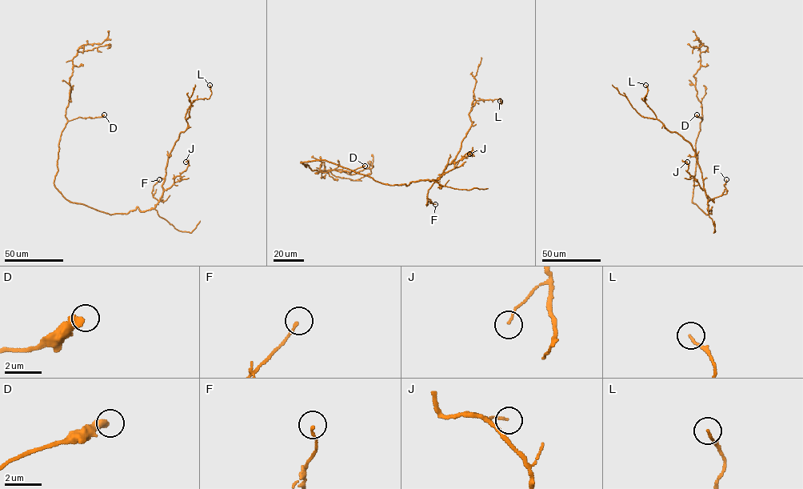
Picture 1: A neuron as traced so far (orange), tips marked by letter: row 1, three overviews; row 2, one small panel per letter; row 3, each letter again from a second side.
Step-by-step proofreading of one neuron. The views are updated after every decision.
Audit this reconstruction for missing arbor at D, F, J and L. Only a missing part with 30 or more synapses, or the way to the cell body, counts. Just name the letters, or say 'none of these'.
none of these

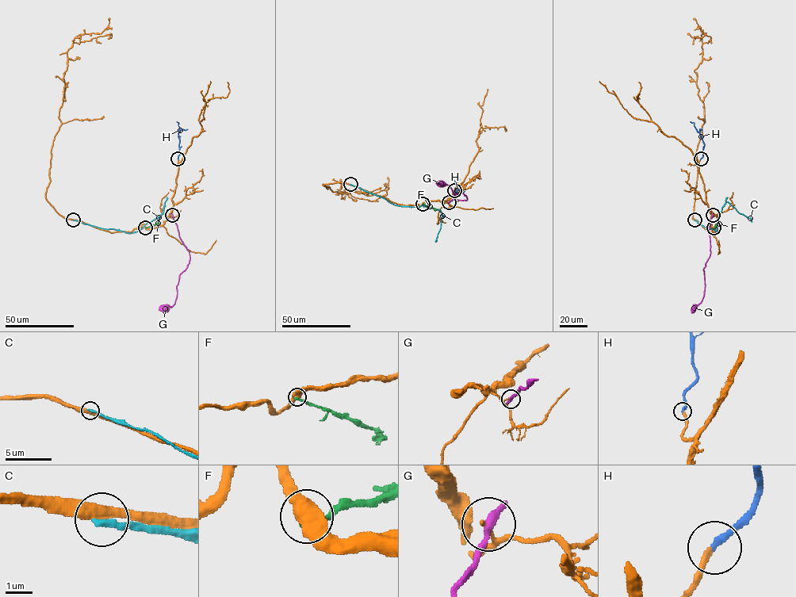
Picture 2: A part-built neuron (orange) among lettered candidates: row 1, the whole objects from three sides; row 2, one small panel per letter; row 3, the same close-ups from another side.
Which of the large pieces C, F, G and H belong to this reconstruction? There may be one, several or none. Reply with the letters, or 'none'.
H

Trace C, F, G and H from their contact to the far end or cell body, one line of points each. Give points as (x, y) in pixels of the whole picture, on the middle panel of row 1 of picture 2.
C: (350, 185), (395, 204), (422, 205), (439, 209), (442, 217), (435, 242)
F: (422, 204), (436, 209)
G: (449, 202), (453, 199), (466, 200), (467, 197), (463, 193), (453, 195), (448, 185), (435, 182)
H: (454, 190), (456, 194), (453, 179)

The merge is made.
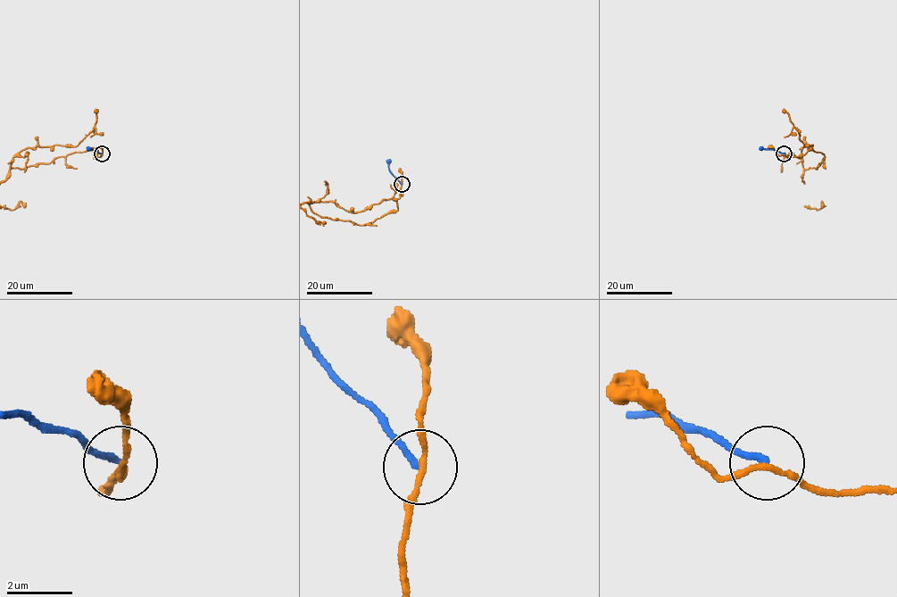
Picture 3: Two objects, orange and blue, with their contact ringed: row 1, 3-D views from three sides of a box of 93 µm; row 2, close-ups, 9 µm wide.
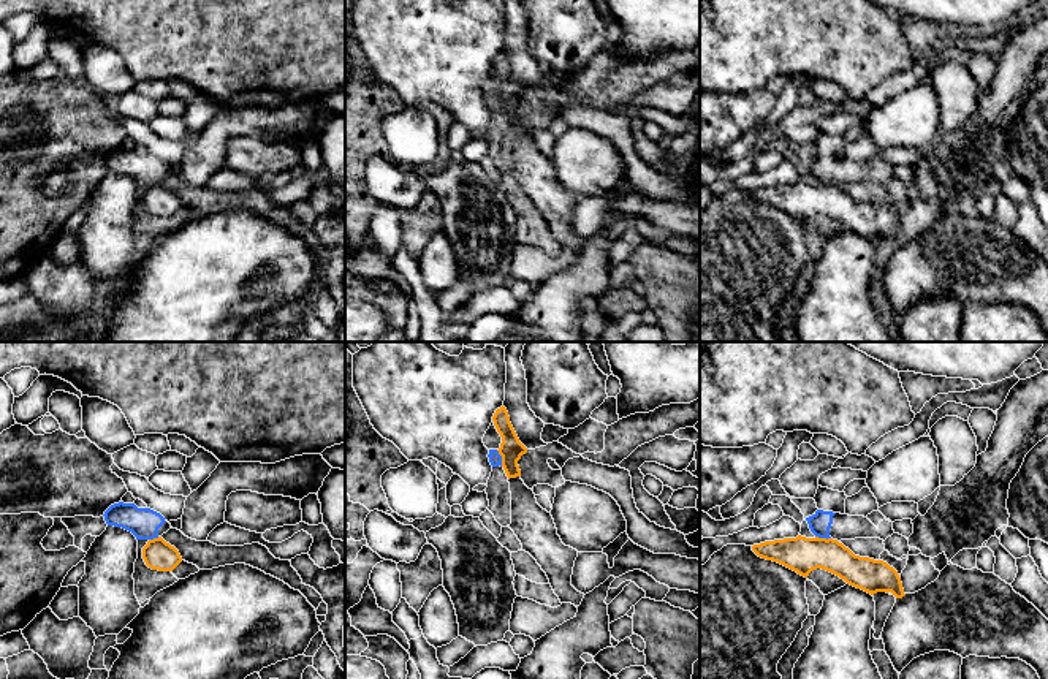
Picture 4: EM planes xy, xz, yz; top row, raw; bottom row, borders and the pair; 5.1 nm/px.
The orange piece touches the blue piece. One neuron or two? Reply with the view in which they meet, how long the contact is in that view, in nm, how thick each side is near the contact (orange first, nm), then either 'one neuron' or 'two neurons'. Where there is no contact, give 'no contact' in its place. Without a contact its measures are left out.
contact in xz; length 90 nm; calibres 120 and 60 nm; two neurons

